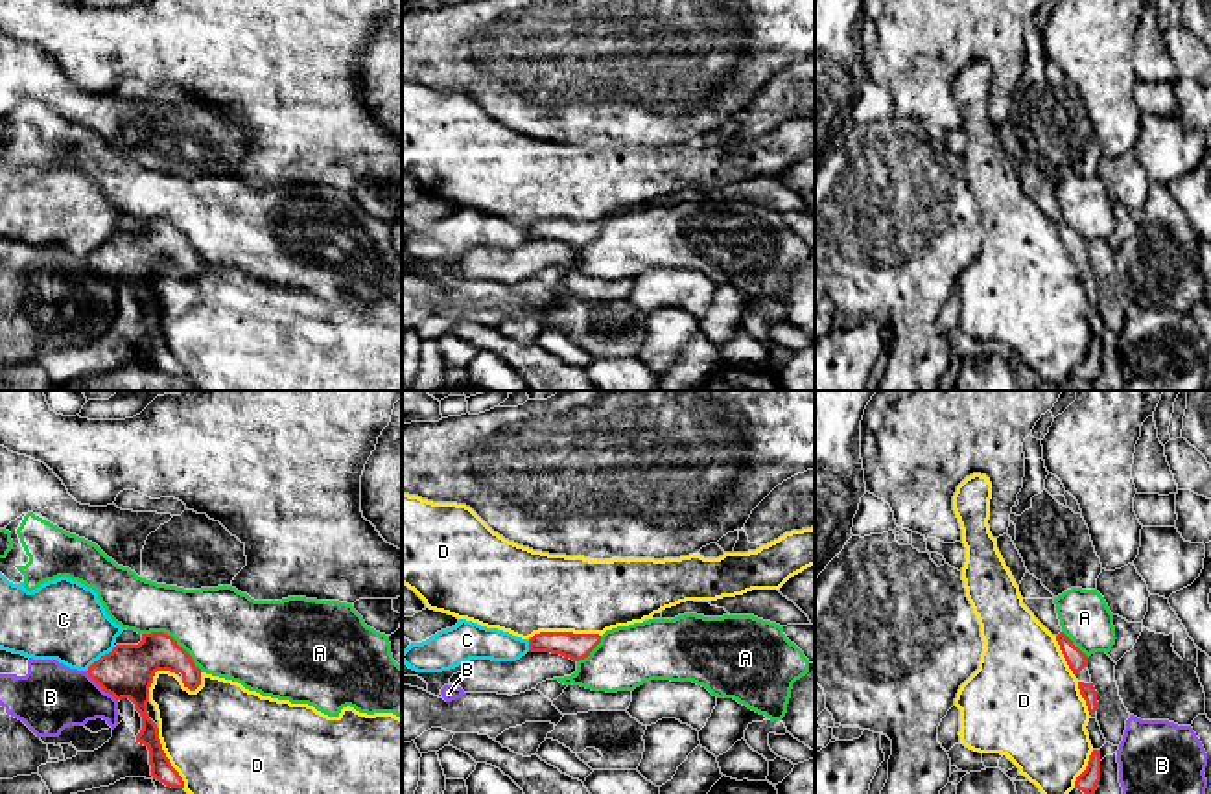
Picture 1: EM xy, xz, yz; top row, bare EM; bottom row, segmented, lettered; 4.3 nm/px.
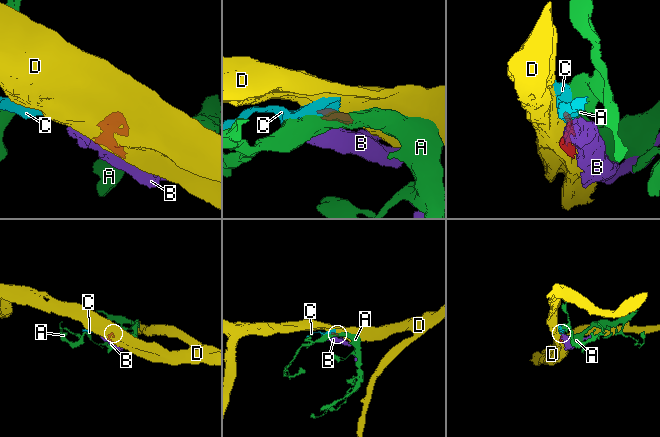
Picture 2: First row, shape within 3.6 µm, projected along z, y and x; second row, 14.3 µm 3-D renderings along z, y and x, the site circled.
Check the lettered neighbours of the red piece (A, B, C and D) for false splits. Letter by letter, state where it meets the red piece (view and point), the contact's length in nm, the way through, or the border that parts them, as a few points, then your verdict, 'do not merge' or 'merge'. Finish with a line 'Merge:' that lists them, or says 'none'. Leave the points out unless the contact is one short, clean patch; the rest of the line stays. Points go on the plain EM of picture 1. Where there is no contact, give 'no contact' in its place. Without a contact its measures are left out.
A: contact xy (174, 227); length 320 nm; border xy (142, 220), (166, 220), (201, 258); do not merge
B: contact xy (102, 275); length 190 nm; border xy (85, 258), (117, 288); do not merge
C: contact xy (102, 244); length 170 nm; border xy (115, 234), (102, 242), (87, 258); do not merge
D: contact xz (564, 220); length 300 nm; do not merge
Merge: none

